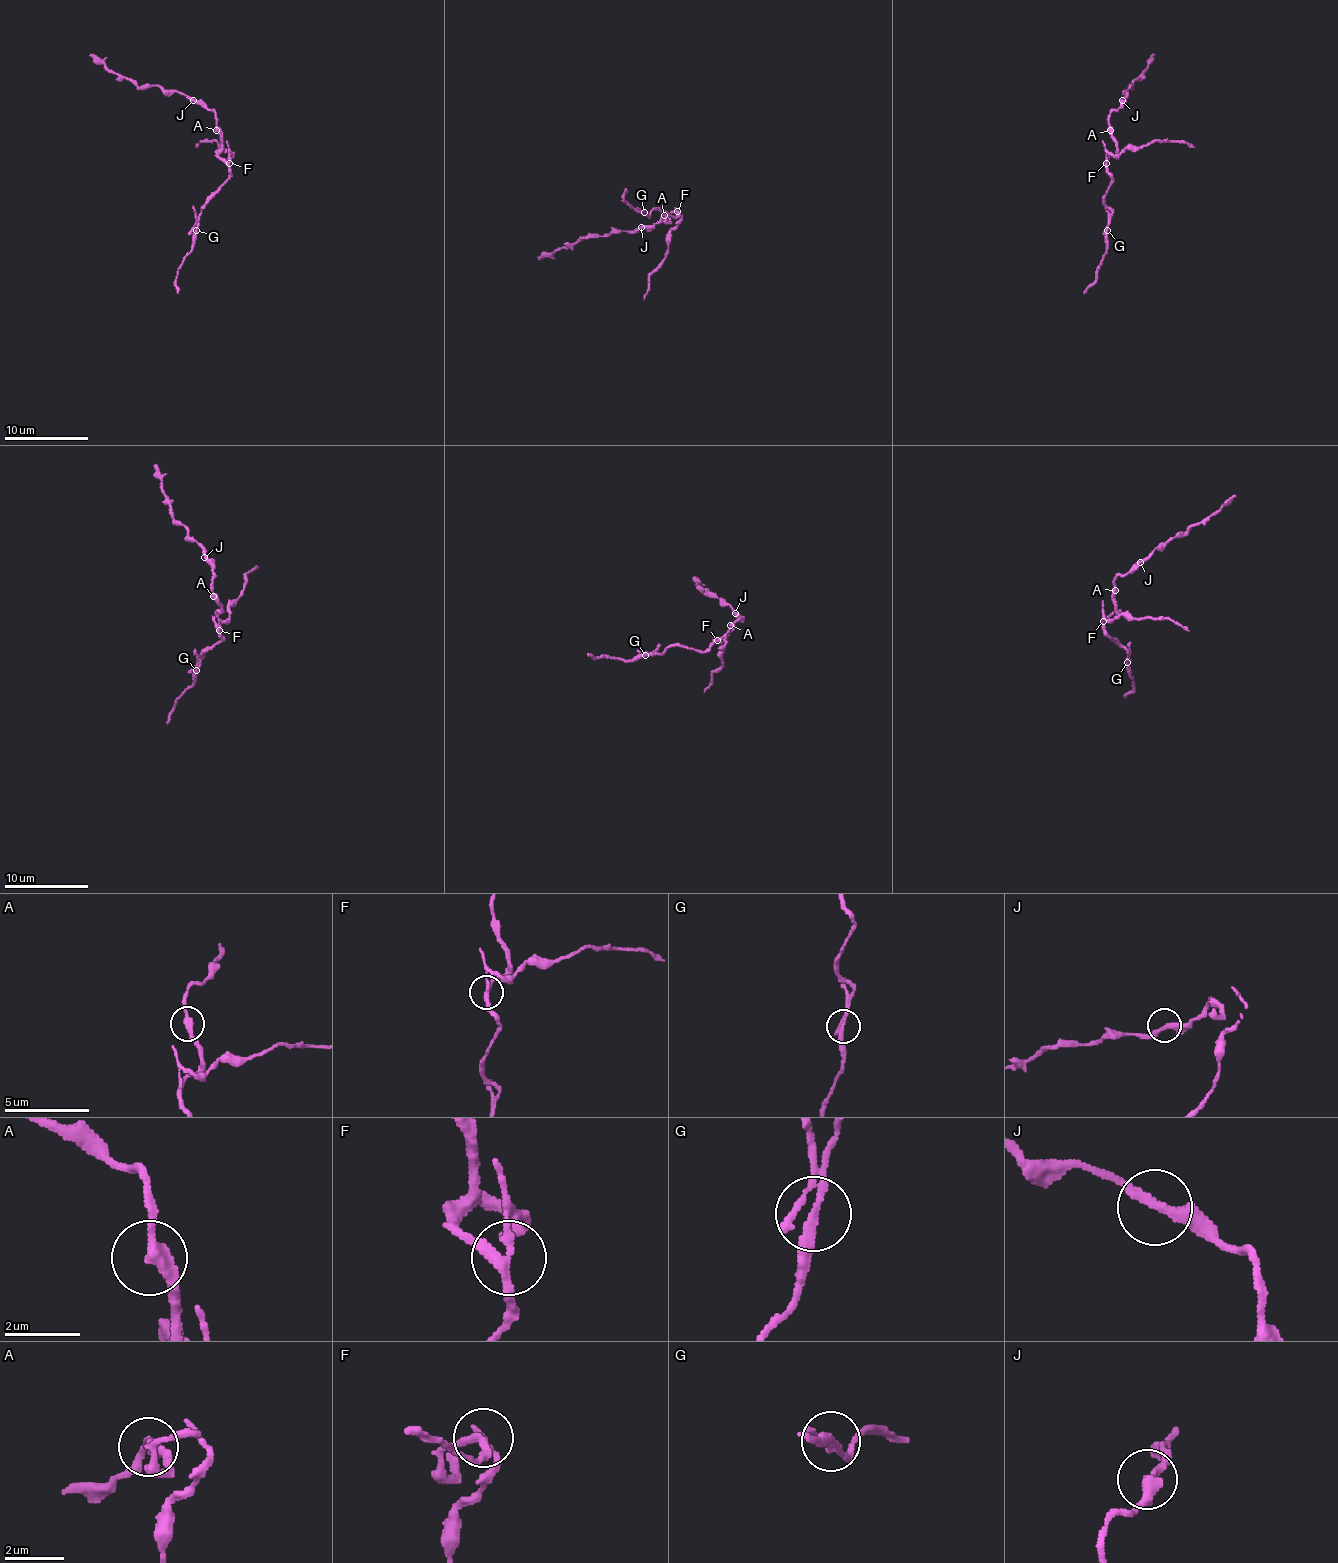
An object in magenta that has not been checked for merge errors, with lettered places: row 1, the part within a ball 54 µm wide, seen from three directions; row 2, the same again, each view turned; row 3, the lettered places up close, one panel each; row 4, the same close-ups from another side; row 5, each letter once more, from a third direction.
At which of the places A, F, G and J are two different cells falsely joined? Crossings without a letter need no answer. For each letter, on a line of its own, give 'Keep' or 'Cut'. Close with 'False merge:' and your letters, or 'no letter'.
A: Keep
F: Cut
G: Keep
J: Keep
False merge: F

